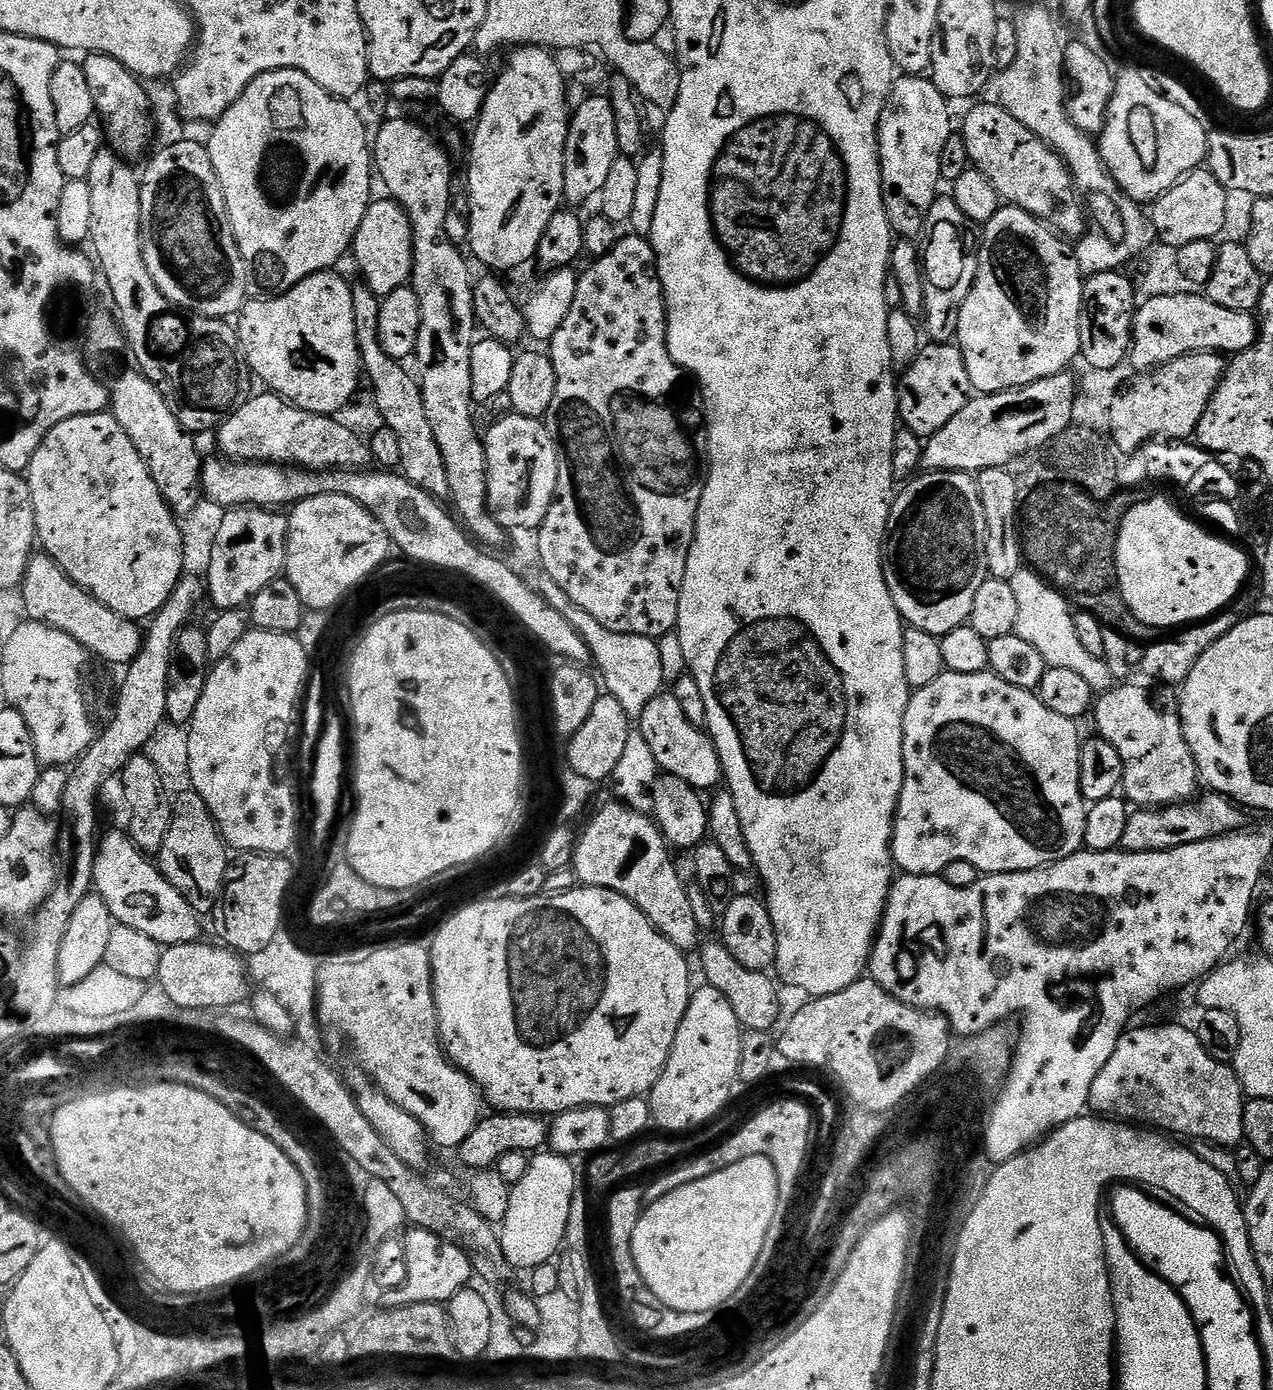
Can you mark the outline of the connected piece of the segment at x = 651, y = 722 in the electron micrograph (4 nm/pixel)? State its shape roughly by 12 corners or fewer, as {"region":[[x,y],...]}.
{"region":[[664,690],[639,716],[661,773],[721,787],[711,736]]}

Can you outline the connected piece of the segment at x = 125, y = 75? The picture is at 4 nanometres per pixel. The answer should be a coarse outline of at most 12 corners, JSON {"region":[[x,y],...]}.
{"region":[[109,56],[82,67],[107,147],[136,162],[154,144],[141,77]]}

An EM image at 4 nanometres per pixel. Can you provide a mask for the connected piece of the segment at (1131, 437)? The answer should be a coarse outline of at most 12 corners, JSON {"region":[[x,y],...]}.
{"region":[[1192,352],[1117,390],[1122,451],[1195,437],[1225,357]]}

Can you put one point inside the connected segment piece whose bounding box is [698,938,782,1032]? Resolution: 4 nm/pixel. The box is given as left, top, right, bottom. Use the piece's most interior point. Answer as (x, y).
(755, 998)

